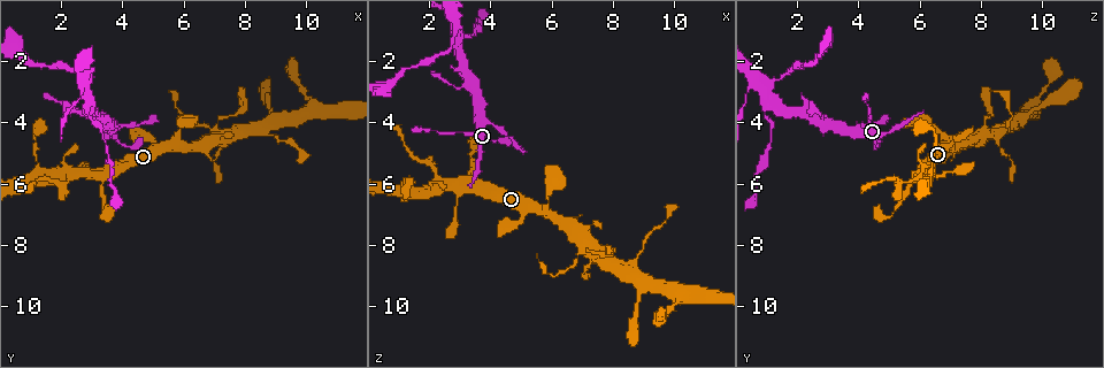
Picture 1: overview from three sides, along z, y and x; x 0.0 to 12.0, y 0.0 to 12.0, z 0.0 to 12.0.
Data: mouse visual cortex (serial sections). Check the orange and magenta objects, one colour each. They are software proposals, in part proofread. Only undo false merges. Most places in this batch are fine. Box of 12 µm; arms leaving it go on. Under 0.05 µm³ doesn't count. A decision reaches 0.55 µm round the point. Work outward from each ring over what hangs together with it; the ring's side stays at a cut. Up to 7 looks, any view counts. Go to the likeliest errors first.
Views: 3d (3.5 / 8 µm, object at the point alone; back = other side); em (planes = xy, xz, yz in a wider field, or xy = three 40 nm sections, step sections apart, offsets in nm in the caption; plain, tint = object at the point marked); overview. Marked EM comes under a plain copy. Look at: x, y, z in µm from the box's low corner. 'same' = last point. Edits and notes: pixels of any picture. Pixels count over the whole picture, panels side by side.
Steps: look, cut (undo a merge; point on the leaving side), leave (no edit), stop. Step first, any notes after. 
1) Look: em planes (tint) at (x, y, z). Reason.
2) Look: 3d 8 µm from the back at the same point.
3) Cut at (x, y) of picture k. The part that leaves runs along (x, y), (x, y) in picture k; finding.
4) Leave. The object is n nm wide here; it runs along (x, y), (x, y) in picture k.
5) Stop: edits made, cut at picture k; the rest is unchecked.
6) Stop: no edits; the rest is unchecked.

Look: 3d 3.5 µm at (2.9, 2.8, 1.0). Abrupt turn.

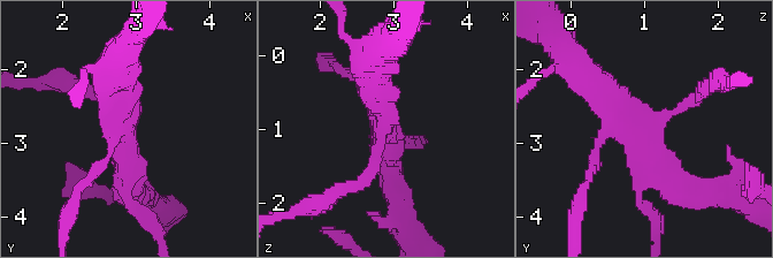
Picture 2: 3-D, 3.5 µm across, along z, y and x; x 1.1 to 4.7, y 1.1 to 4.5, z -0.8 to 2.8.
Look: em xy step 2 (tint) at (2.85, 2.90, 1.05). Now the EM.

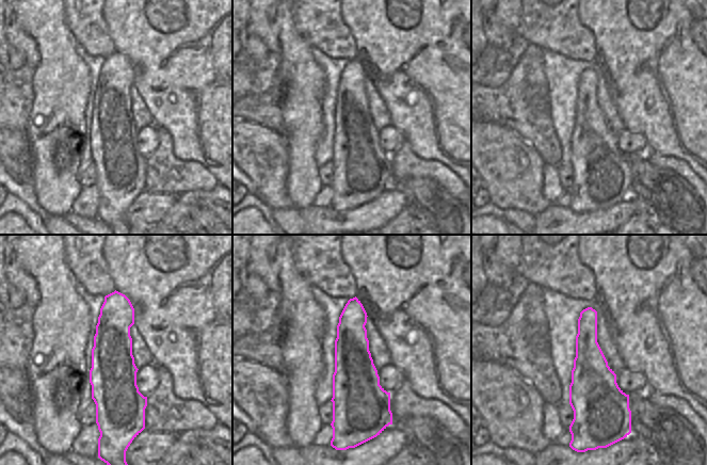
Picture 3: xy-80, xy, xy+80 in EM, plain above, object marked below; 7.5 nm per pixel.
Look: em xy step 3 (tint) at the same point.

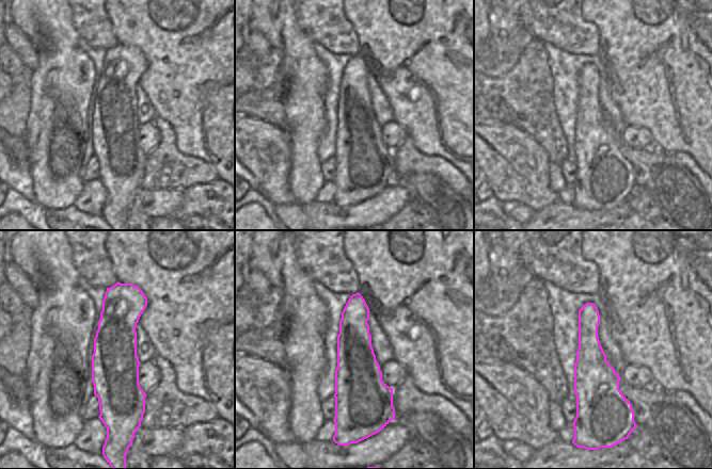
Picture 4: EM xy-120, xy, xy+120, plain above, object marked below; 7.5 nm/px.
Leave. It runs along (132, 192), (119, 108), (100, 97) in picture 2; all the same cell.

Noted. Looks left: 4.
Look: 3d 3.5 µm at (7.1, 4.3, 8.1). Abrupt turn.

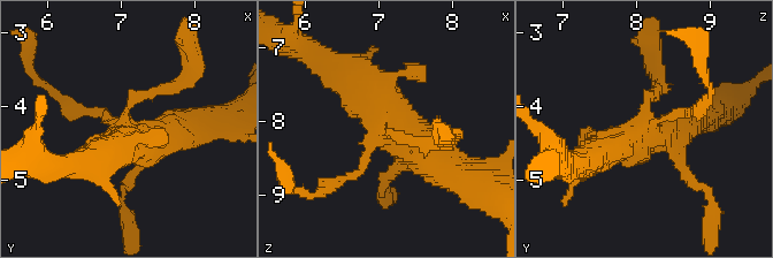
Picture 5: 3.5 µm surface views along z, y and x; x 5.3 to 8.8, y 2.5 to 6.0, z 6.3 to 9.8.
Look: em xy step 5 (tint) at (7.10, 4.35, 8.10). Shape alone is not enough.

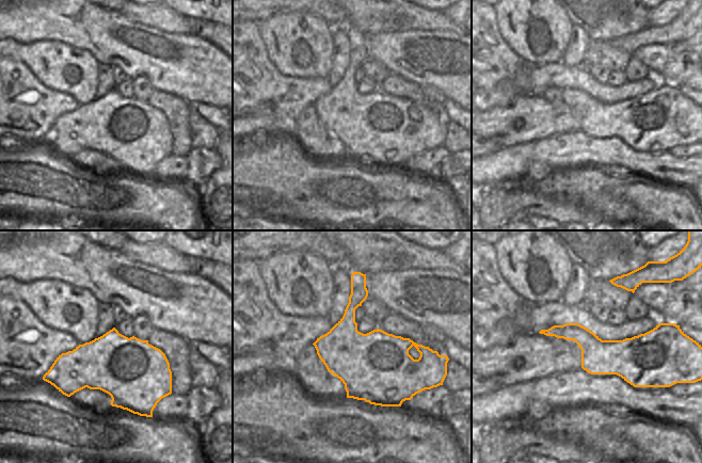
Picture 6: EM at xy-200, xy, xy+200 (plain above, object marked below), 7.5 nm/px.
Leave. It runs along (357, 75), (430, 143) in picture 5; one cell here.

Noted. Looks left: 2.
Look: 3d 3.5 µm at (3.5, 7.1, 4.9). Sharp bend.

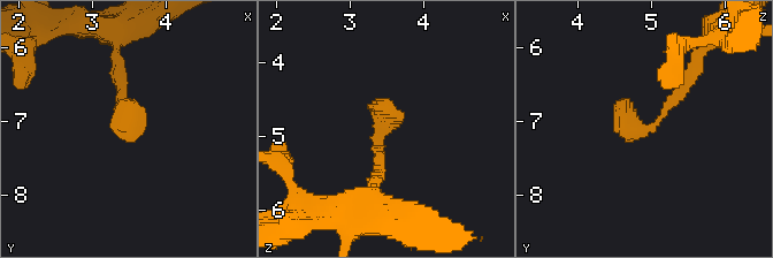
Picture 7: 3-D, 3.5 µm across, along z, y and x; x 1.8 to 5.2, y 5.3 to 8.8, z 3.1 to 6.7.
Look: em xy step 5 (tint) at (3.45, 7.05, 4.95).

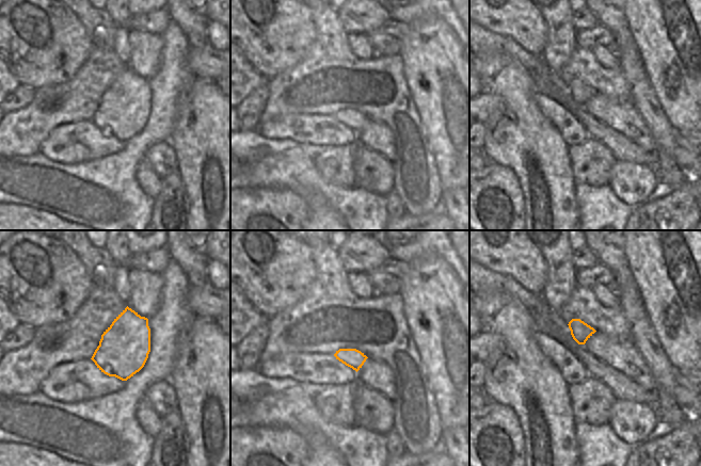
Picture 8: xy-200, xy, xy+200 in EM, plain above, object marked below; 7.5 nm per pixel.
Leave. The object is 140 nm wide here; it runs along (694, 70), (652, 127), (617, 103) in picture 7; all the same cell.

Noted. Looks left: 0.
Stop: no edits; the rest is unchecked.

